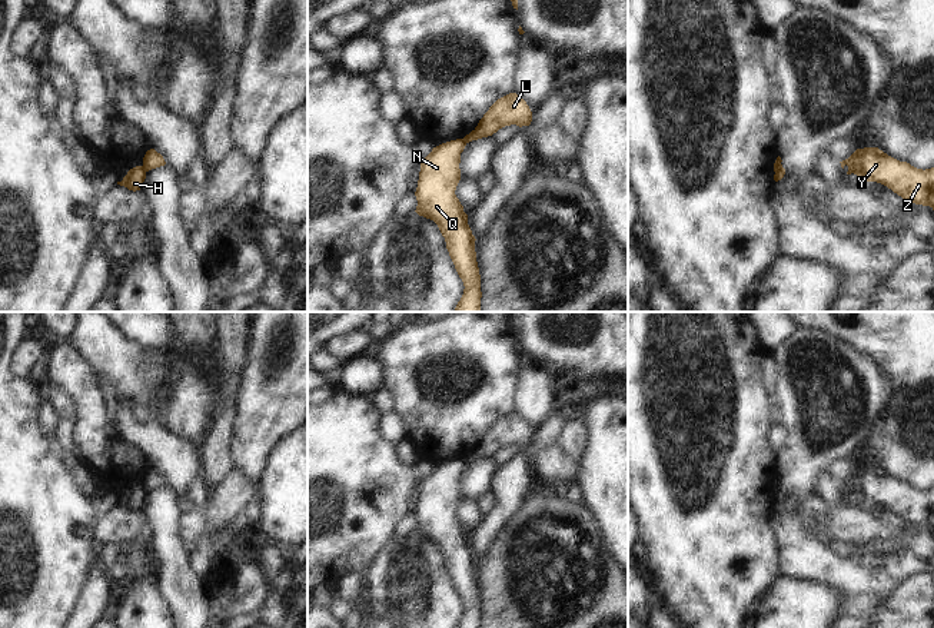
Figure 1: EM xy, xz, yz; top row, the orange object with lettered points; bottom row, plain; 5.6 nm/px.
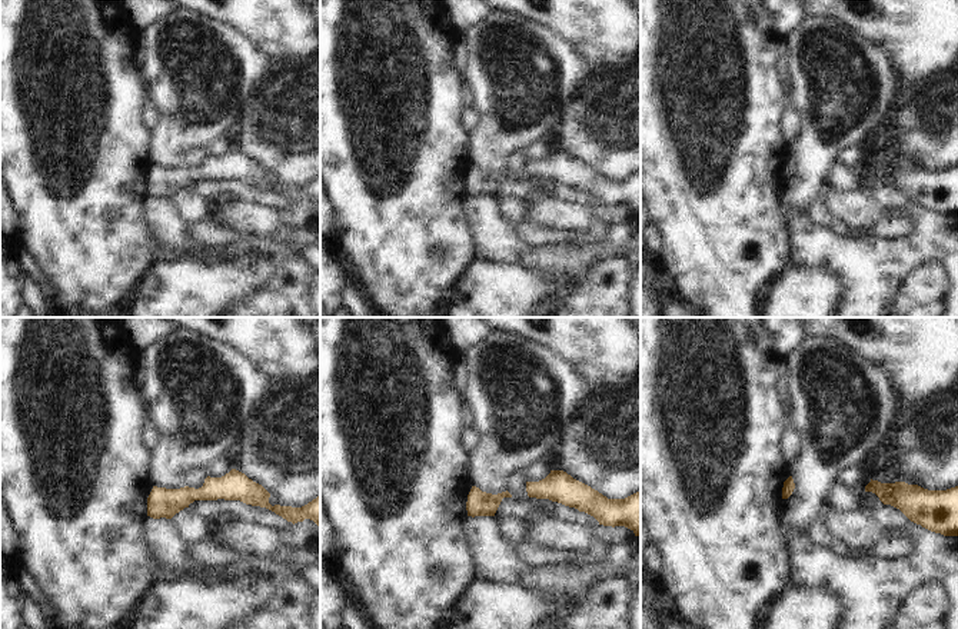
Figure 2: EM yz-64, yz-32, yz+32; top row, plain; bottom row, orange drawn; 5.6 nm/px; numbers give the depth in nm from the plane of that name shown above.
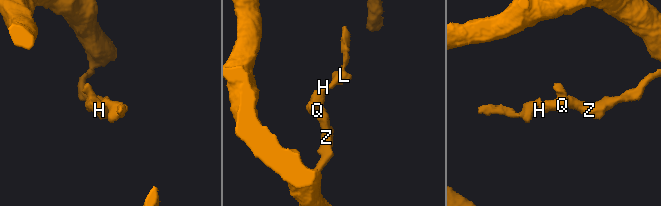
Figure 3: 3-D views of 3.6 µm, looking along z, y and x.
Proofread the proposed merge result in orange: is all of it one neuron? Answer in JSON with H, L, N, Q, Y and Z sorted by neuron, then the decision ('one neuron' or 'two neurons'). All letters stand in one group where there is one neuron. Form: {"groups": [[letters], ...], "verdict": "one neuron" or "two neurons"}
{"groups": [["H", "N", "Q", "Y", "Z"], ["L"]], "verdict": "two neurons"}

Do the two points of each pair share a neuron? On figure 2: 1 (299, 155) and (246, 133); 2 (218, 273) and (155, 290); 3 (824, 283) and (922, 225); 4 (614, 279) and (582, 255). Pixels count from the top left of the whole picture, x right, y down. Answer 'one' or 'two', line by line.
1: one
2: one
3: two
4: two

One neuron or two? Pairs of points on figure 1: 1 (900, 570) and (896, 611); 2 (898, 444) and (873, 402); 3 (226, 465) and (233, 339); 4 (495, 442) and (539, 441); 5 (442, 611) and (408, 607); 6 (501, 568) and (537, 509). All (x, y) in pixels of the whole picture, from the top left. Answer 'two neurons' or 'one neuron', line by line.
1: two neurons
2: two neurons
3: one neuron
4: two neurons
5: one neuron
6: one neuron

